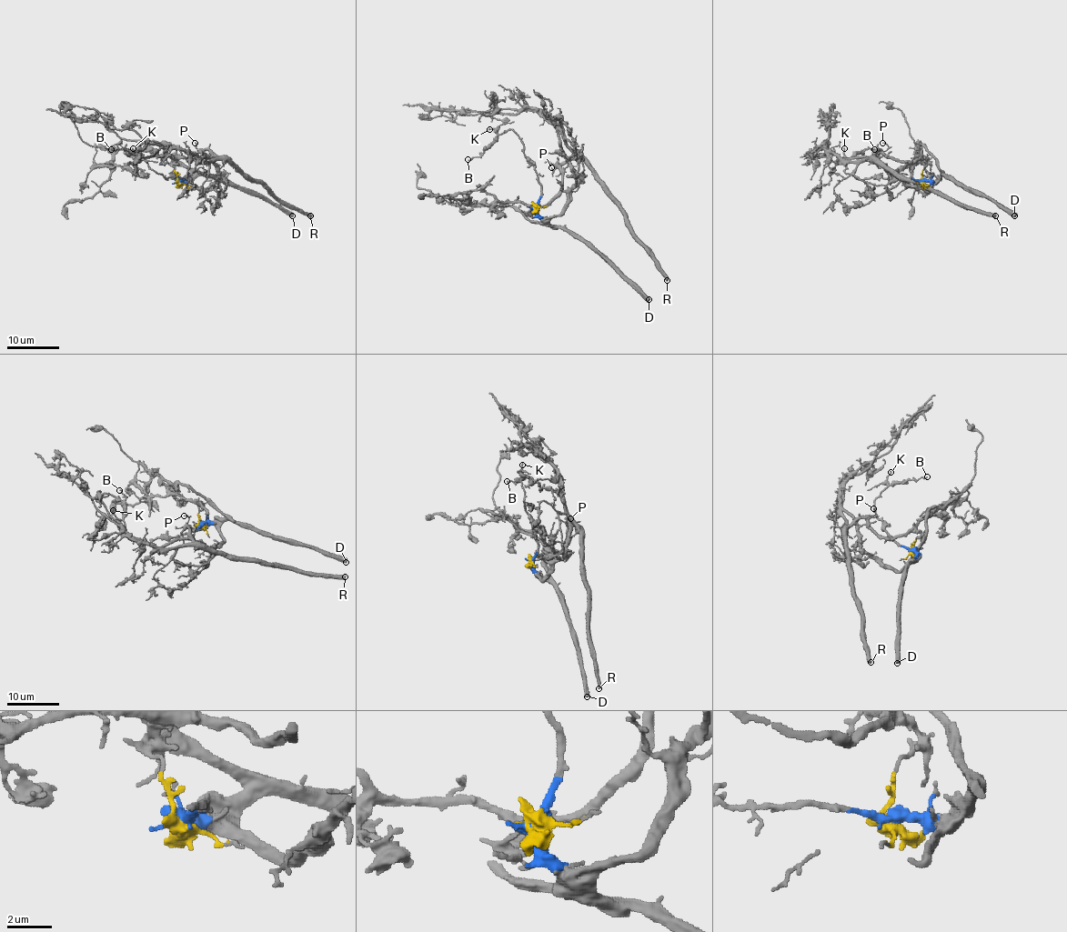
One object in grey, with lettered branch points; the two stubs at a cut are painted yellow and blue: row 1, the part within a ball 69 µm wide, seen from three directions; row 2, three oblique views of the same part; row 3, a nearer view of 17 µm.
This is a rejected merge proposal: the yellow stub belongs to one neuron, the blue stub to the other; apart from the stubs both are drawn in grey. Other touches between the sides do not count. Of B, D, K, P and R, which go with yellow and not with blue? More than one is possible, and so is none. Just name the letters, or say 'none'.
P, R

